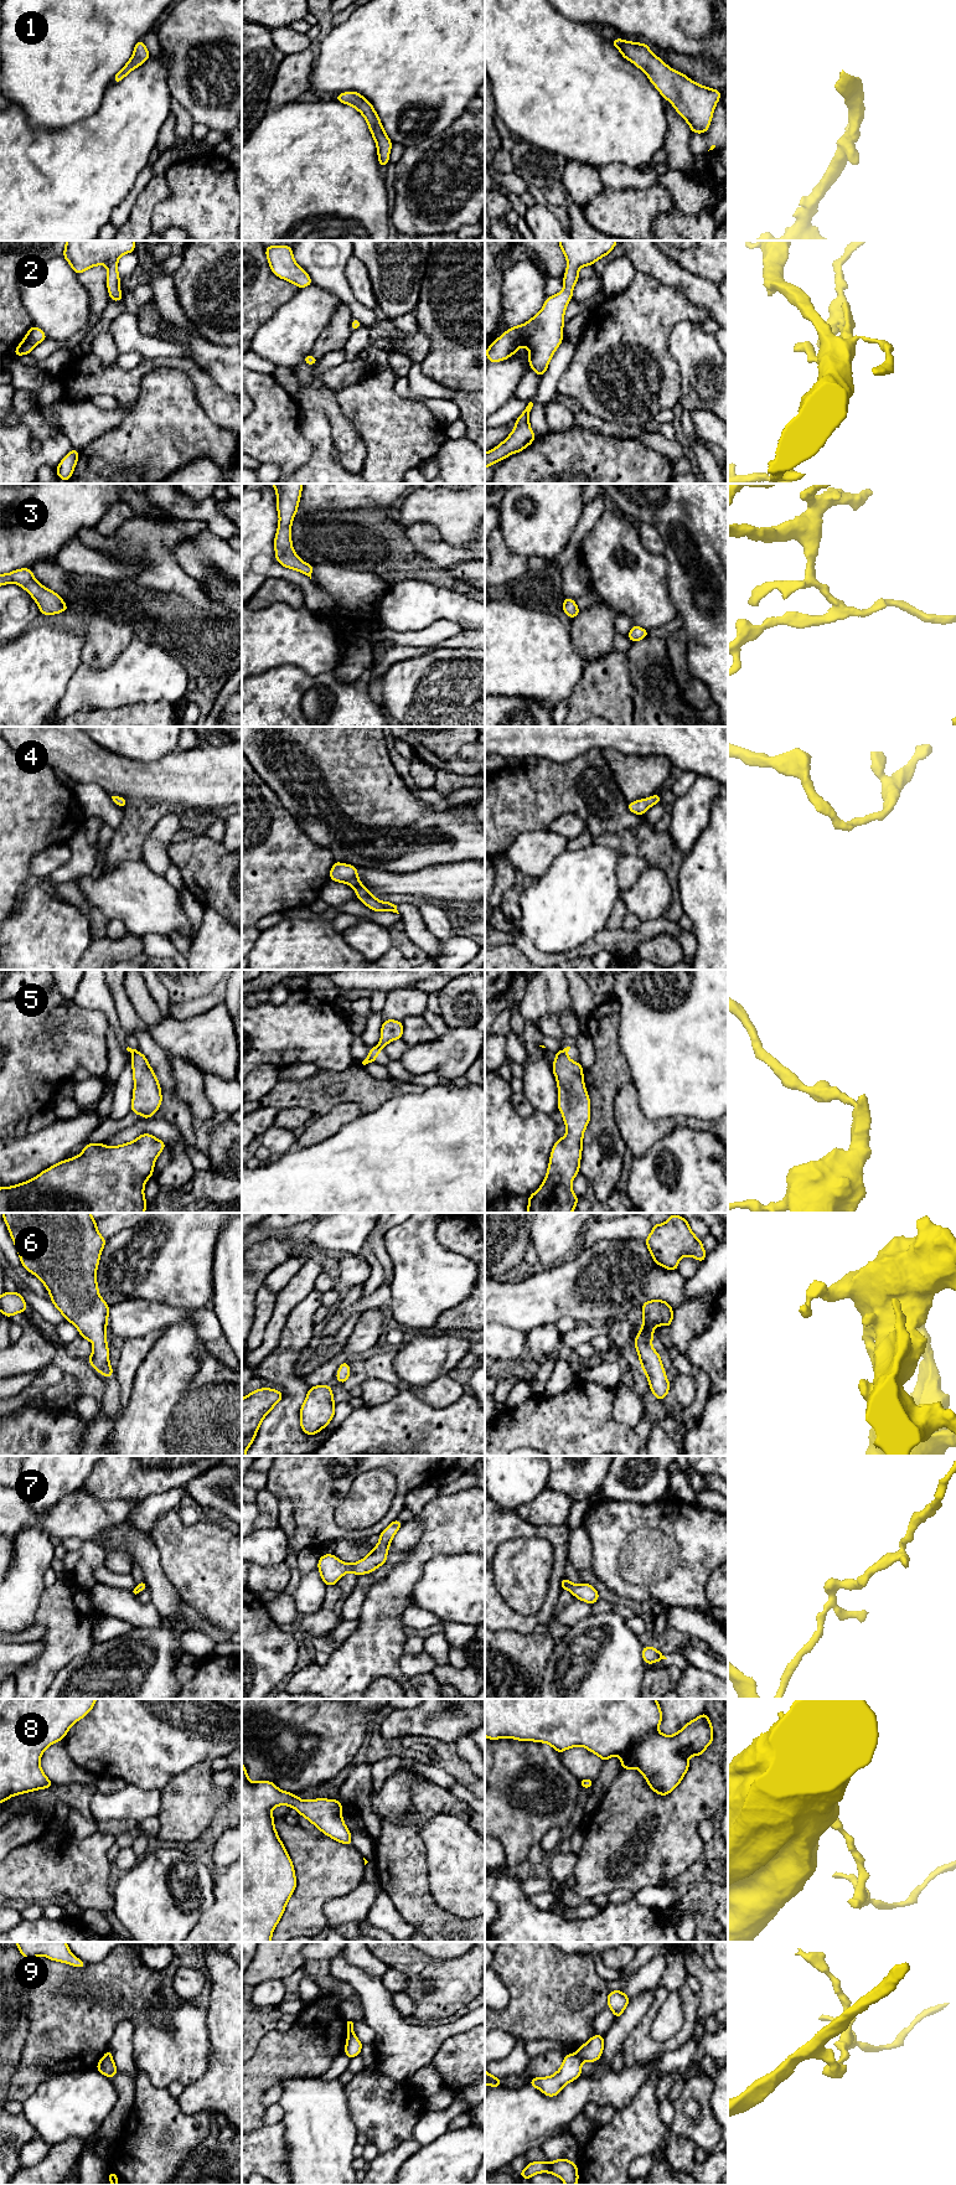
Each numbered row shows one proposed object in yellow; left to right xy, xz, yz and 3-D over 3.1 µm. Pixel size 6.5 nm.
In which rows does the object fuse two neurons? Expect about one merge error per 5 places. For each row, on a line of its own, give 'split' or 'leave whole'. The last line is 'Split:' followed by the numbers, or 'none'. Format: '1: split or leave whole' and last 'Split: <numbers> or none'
1: leave whole
2: leave whole
3: leave whole
4: leave whole
5: split
6: leave whole
7: leave whole
8: leave whole
9: split
Split: 5, 9

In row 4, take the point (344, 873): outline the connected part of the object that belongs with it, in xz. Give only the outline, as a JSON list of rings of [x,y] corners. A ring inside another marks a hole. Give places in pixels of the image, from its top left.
[[[335,861],[329,879],[351,885],[355,889],[357,898],[374,911],[393,911],[399,914],[397,905],[391,902],[381,902],[368,892],[358,879],[357,867],[352,864],[343,864]]]

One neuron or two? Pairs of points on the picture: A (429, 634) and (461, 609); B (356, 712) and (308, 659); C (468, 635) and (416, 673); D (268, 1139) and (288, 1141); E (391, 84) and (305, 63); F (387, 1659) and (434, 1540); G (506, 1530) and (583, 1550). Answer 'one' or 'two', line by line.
A: two
B: two
C: two
D: one
E: two
F: one
G: two

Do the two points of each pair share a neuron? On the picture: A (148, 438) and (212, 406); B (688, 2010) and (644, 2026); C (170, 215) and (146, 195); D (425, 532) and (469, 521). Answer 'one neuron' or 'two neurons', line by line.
A: two neurons
B: one neuron
C: two neurons
D: two neurons

